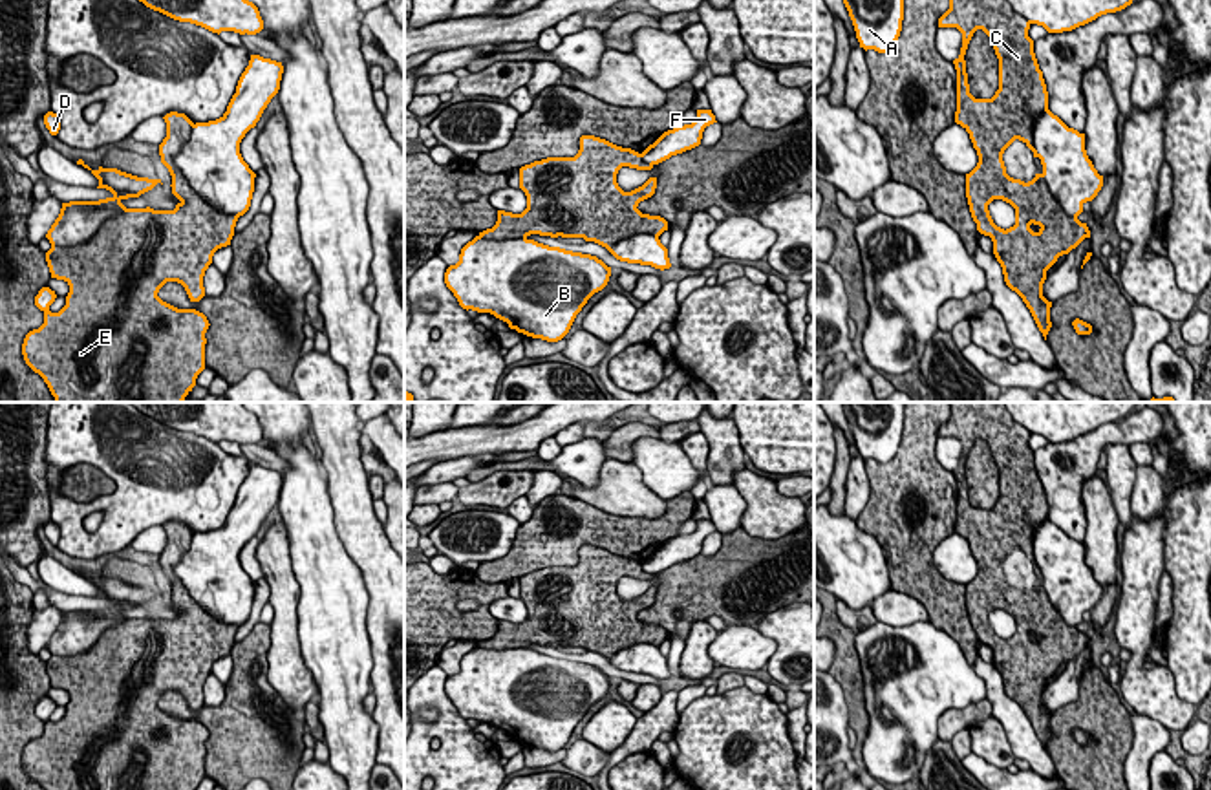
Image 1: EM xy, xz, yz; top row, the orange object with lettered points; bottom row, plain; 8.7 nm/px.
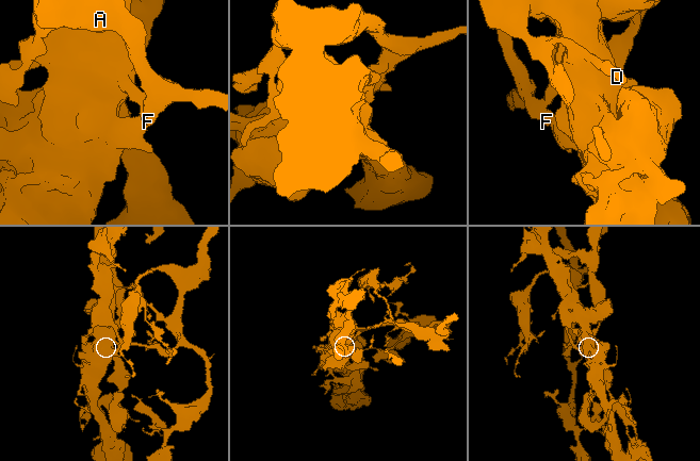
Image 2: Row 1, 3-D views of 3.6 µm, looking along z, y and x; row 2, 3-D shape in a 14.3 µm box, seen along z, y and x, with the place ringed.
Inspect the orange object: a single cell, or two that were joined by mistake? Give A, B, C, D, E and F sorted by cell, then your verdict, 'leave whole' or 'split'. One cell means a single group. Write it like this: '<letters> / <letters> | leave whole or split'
A B D F / C E | split

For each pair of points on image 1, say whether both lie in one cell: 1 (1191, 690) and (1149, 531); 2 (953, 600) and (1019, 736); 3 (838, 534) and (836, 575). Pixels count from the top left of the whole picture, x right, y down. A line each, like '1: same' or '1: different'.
1: different
2: different
3: same

